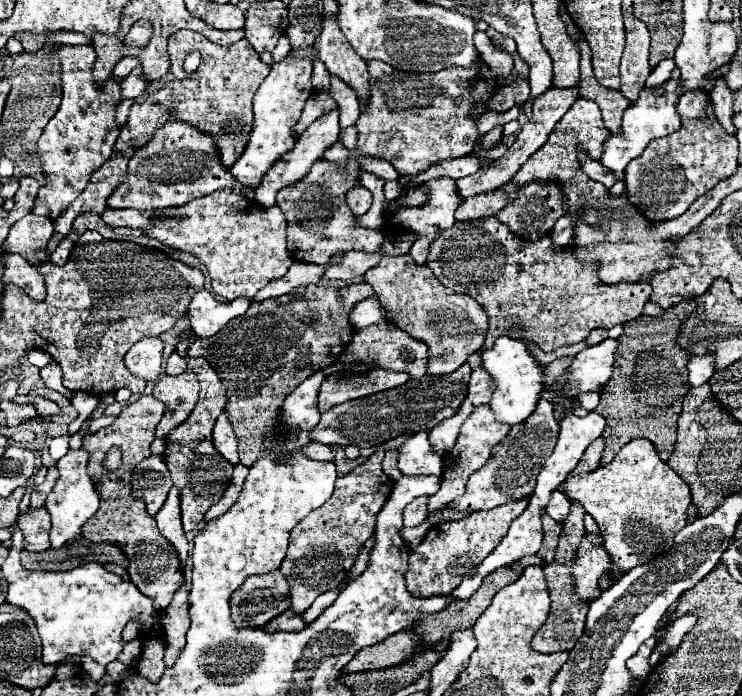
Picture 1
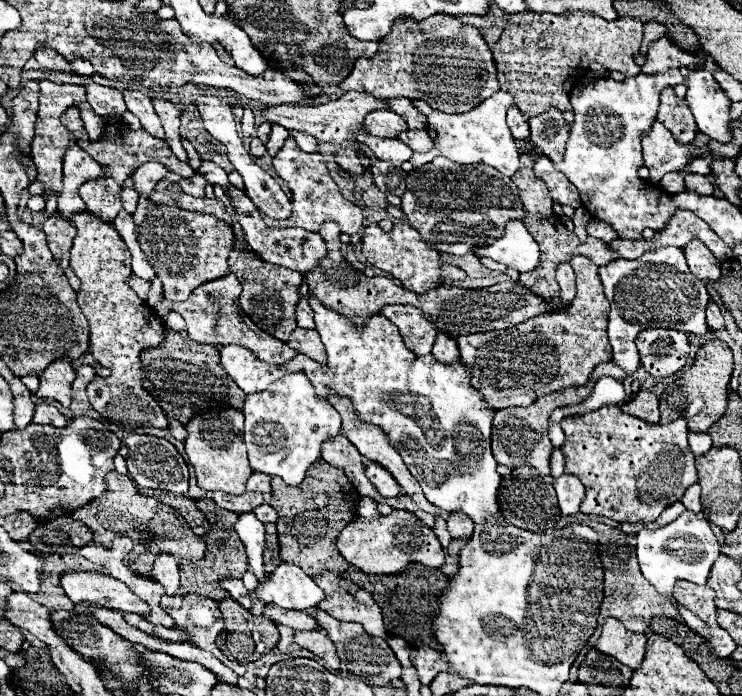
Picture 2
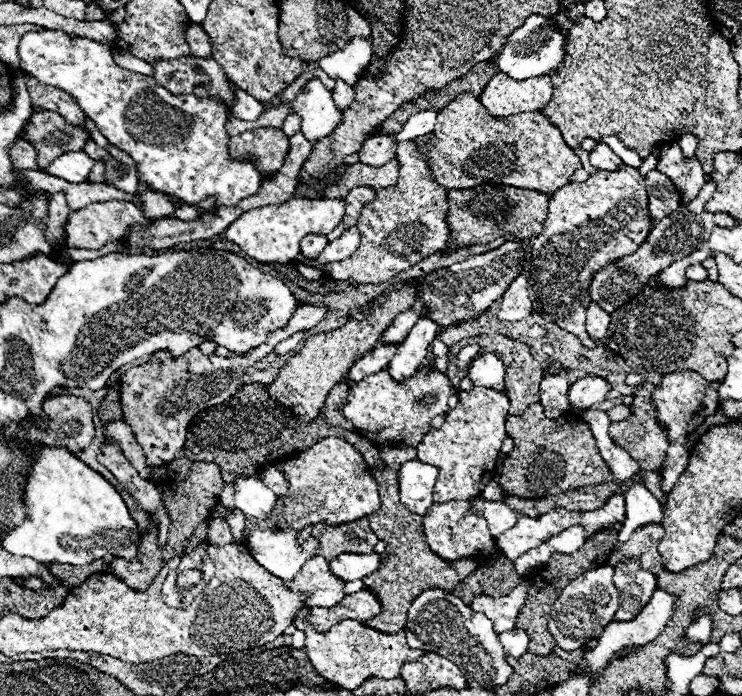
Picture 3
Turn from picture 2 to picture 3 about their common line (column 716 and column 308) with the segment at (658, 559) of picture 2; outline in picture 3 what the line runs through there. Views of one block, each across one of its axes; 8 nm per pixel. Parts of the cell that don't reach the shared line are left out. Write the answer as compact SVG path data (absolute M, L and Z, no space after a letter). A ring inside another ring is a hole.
M254 532L248 538L248 552L252 558L264 566L270 574L292 580L302 564L314 556L314 550L318 548L318 540L308 538L306 546L300 550L296 546L298 532Z

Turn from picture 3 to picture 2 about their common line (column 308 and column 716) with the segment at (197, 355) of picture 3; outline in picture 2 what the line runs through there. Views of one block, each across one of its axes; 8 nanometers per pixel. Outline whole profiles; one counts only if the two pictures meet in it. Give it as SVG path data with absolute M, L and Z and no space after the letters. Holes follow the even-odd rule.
M708 302L706 306L706 324L714 330L720 330L724 328L724 318L722 318L722 312L720 308L714 304L714 302Z

